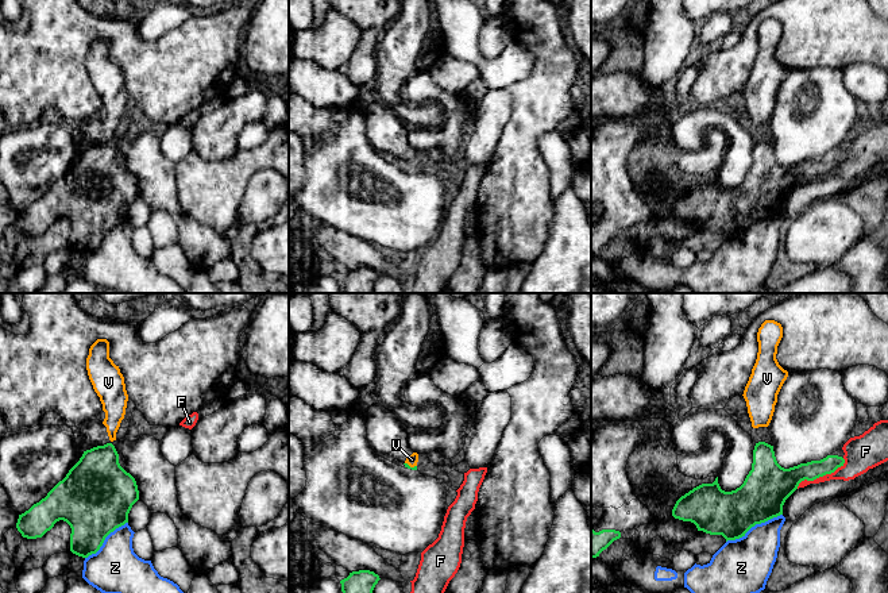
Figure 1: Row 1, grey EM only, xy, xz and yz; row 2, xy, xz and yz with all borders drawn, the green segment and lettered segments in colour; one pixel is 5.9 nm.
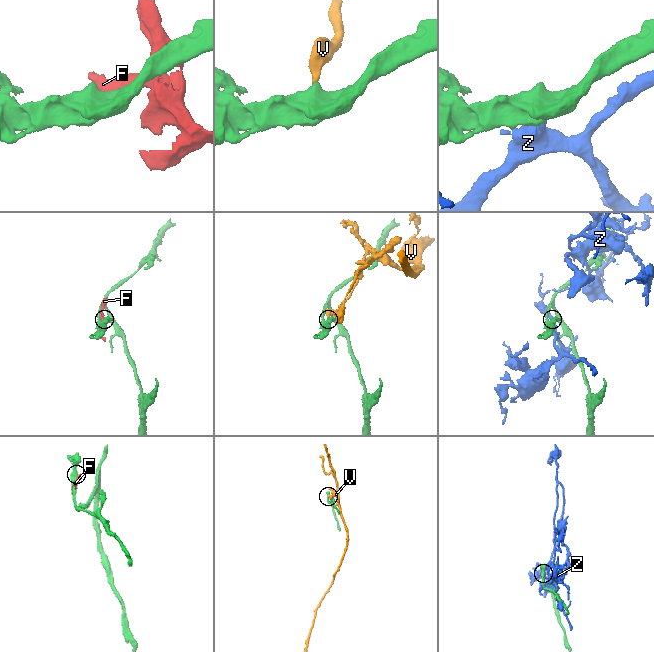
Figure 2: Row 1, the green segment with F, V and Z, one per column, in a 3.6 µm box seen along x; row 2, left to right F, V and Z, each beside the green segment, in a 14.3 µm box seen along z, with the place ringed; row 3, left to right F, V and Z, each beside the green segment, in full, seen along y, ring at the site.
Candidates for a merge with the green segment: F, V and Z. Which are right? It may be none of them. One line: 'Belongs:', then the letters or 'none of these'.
Belongs: none of these

